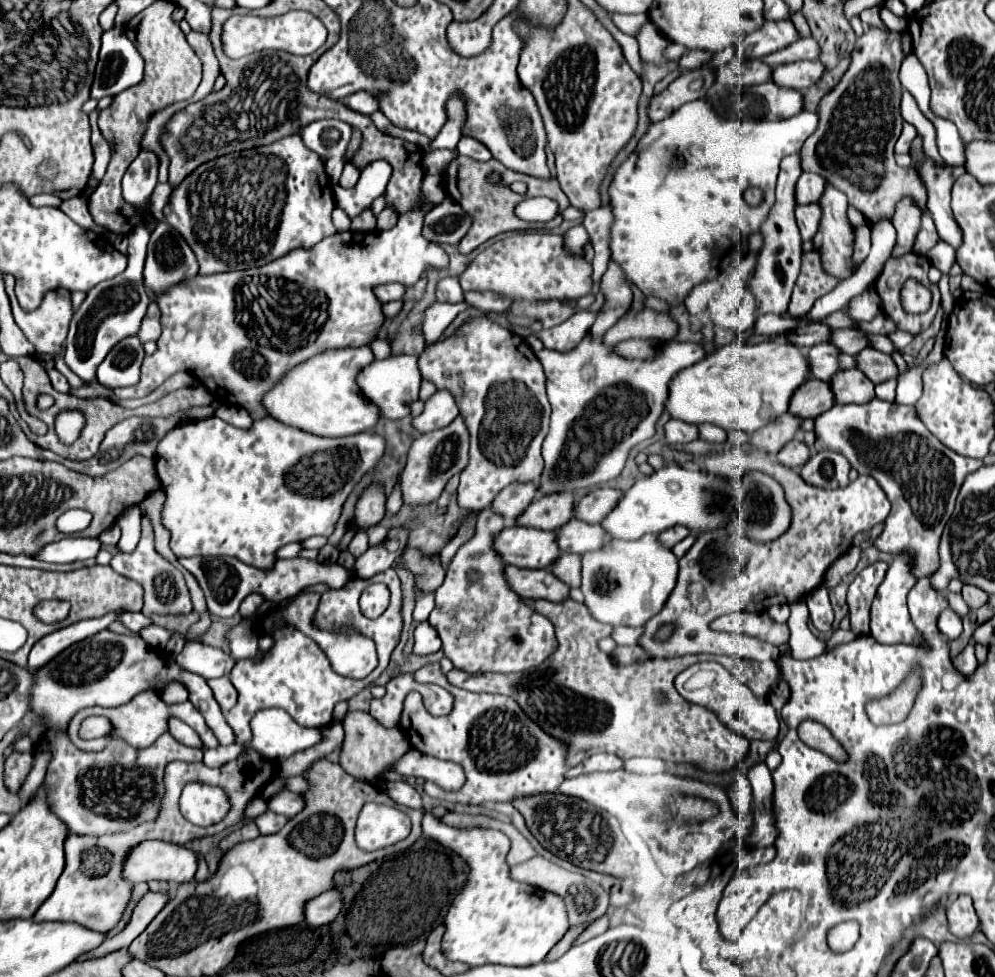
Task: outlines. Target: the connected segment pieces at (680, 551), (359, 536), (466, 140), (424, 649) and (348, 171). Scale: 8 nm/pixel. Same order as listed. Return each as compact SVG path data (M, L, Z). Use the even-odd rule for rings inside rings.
M691 533L691 535L687 535L683 541L679 541L675 547L673 547L673 553L675 553L675 557L677 559L681 559L689 549L691 549L691 545L695 543L695 535Z
M357 531L355 537L353 537L353 541L349 543L349 553L357 559L357 557L361 557L367 549L369 549L369 545L367 545L367 533L365 533L365 531Z
M469 135L461 137L461 141L459 141L459 153L467 155L467 157L473 157L475 161L489 161L491 159L489 149L481 141L471 139Z
M427 621L419 623L415 629L413 653L415 655L431 655L431 653L437 653L439 649L441 649L441 641L439 641L439 635L435 633L435 629Z
M345 163L341 179L339 179L339 185L343 185L343 187L355 187L357 181L359 181L359 169L353 163Z

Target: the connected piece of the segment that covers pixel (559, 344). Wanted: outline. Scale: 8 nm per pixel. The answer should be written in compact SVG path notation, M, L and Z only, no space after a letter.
M577 311L571 319L553 329L543 329L537 337L551 351L571 351L591 329L601 311Z

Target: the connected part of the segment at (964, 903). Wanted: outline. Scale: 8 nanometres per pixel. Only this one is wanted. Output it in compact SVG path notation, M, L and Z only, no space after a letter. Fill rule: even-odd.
M961 895L947 905L947 919L949 919L949 931L957 939L969 939L979 929L979 919L969 895Z

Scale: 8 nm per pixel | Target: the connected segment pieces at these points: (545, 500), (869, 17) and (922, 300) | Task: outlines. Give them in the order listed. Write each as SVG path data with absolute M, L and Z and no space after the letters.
M553 493L539 497L523 511L523 515L517 519L517 525L557 531L575 517L575 501L577 499L573 493Z
M879 5L877 7L871 7L871 9L865 9L861 11L861 19L865 25L875 25L875 27L885 27L883 21L879 19Z
M909 279L903 285L901 301L903 301L903 307L907 309L907 313L925 313L931 307L931 291L923 283Z

